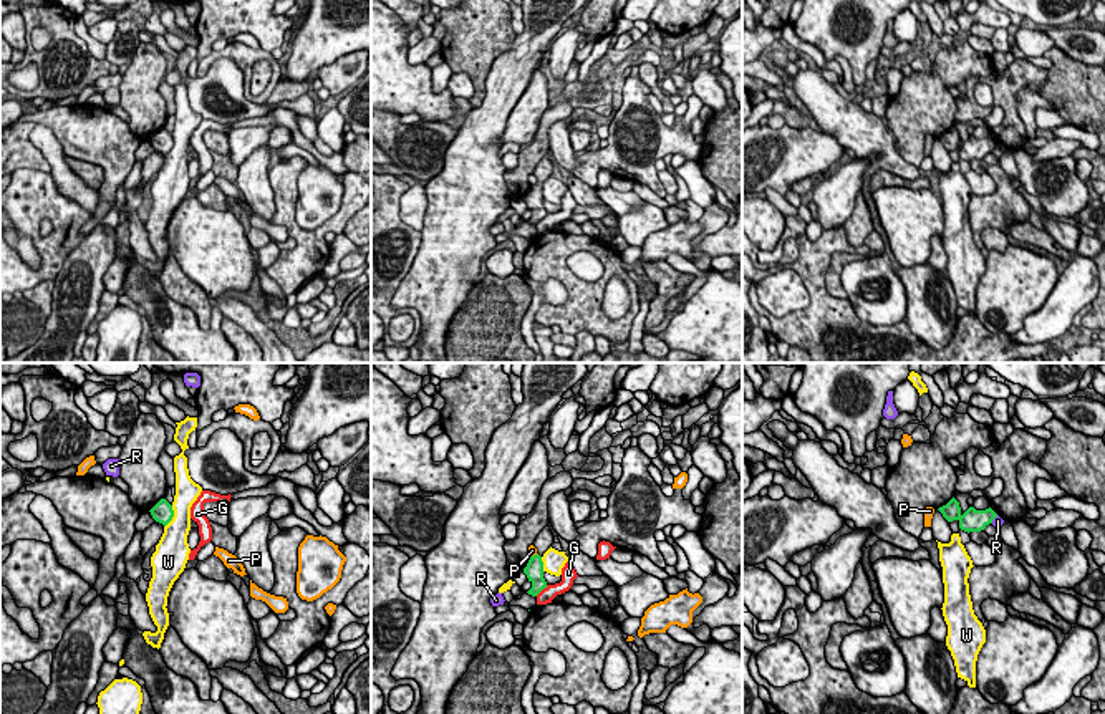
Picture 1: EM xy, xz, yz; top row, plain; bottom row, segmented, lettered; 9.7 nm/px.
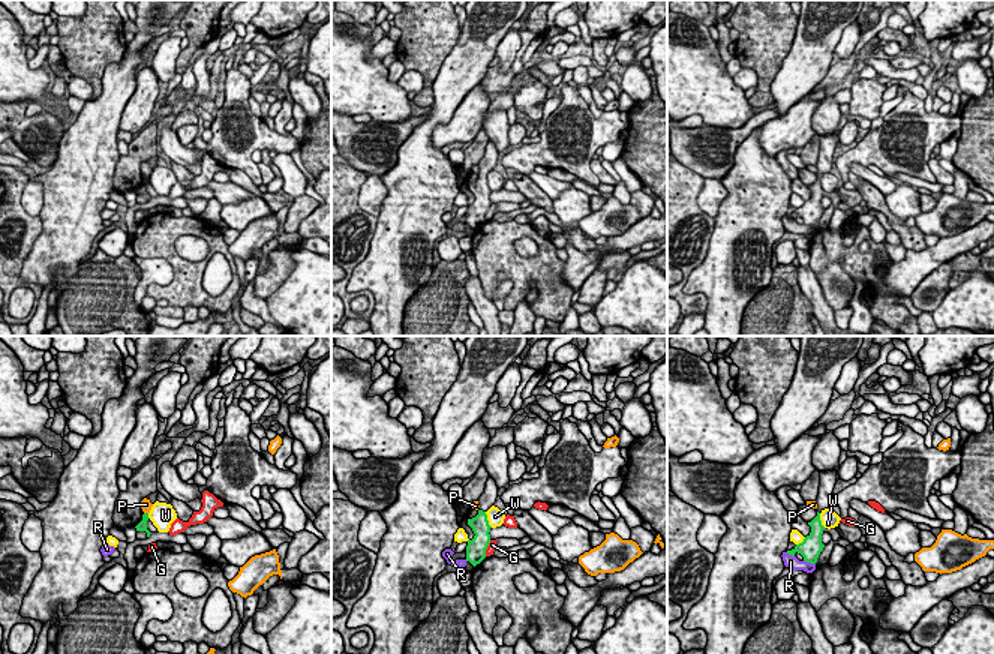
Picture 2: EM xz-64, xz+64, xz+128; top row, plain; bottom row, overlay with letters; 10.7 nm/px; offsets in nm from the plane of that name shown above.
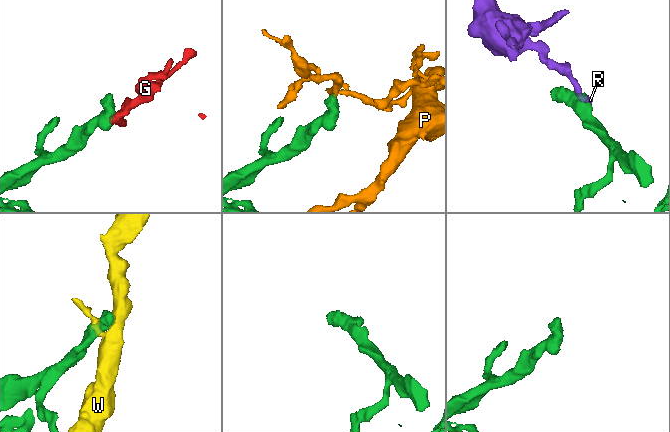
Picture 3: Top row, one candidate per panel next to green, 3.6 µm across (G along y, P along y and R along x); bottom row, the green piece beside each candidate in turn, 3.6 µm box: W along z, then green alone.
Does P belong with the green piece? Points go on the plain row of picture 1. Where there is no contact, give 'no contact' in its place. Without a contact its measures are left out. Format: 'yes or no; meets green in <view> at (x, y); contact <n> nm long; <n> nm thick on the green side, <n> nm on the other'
no; meets green in xz at (534, 184); contact 70 nm long; 190 nm thick on the green side, 90 nm on the other

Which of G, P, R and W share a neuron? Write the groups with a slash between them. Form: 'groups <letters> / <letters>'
groups G / P / R / W

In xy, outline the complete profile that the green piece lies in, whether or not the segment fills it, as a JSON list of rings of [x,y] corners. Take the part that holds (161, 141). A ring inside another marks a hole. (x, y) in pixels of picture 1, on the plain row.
[[[161,128],[149,141],[151,141],[152,147],[156,151],[162,152],[164,156],[174,146],[172,134],[166,128]]]

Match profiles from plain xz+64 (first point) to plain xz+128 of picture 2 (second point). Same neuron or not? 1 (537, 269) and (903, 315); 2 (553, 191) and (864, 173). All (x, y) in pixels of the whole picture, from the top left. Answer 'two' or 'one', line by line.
1: one
2: one

